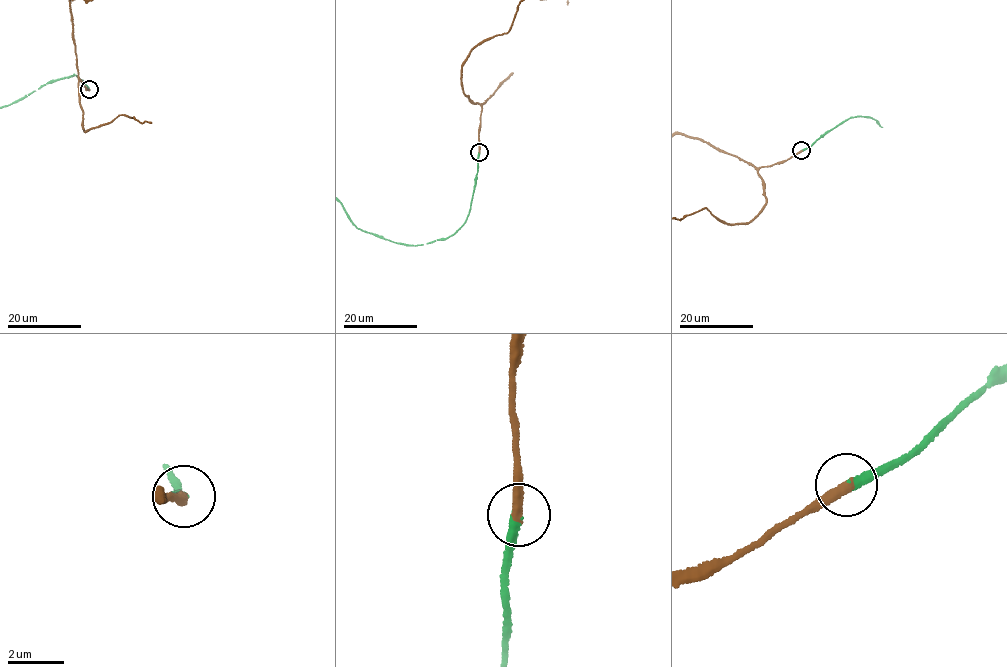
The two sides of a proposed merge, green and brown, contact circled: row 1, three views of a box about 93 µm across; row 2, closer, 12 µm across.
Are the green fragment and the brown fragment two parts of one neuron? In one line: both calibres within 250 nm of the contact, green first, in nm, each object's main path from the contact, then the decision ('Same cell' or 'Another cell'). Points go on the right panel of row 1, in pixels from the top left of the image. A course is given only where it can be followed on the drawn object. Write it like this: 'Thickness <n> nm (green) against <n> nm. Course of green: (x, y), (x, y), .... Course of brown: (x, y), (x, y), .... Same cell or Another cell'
Thickness 340 nm (green) against 400 nm. Course of brown: (801, 151), (760, 167), (765, 205), (747, 222), (729, 225), (705, 207), (680, 220). Same cell

